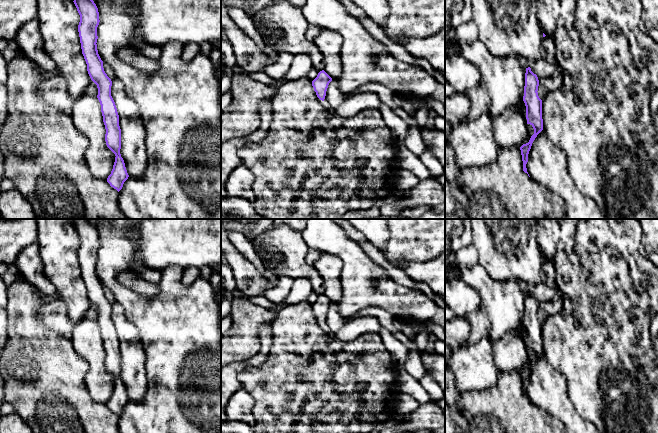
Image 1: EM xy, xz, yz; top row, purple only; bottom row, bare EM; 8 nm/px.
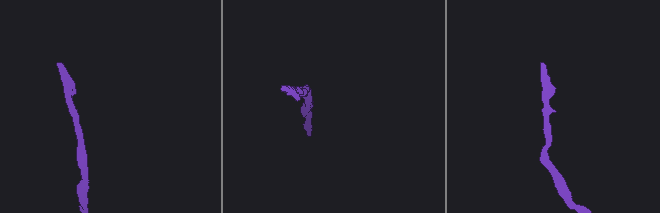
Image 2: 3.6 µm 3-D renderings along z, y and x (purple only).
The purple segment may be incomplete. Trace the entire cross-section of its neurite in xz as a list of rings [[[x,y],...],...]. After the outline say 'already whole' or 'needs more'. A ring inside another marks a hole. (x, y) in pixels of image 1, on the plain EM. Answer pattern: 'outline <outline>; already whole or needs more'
outline [[[324,294],[320,295],[312,305],[314,315],[320,324],[324,325],[328,309],[331,305],[332,302]]]; already whole

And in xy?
outline [[[78,219],[73,226],[80,239],[78,256],[82,278],[87,288],[88,298],[98,312],[97,322],[101,329],[103,346],[106,353],[106,369],[116,380],[107,406],[119,416],[129,399],[120,378],[121,353],[117,332],[111,320],[112,305],[104,295],[103,285],[97,274],[97,251],[100,246],[99,236],[92,222],[87,219]]]; already whole

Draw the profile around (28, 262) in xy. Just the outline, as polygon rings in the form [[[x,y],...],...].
[[[37,242],[20,251],[14,265],[22,274],[23,279],[43,294],[49,296],[56,294],[56,287],[44,273]]]

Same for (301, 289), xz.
[[[296,278],[292,284],[290,293],[280,304],[280,306],[288,306],[300,302],[306,302],[312,292],[312,284],[306,278]]]

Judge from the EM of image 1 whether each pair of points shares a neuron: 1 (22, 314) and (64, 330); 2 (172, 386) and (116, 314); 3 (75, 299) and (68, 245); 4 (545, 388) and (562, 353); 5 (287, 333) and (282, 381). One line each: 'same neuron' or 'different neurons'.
1: different neurons
2: different neurons
3: same neuron
4: different neurons
5: same neuron

